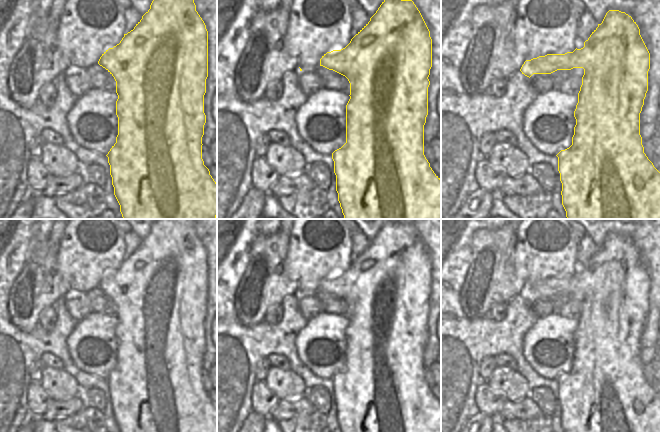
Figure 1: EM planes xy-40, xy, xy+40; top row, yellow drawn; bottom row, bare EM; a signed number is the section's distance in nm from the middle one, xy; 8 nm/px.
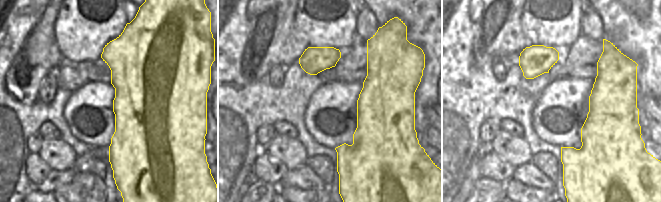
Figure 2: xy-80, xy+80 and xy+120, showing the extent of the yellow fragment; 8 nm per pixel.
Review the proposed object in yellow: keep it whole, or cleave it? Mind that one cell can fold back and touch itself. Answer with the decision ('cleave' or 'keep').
keep

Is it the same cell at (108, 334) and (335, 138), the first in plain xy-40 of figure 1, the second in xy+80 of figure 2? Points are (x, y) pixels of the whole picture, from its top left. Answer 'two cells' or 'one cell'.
one cell

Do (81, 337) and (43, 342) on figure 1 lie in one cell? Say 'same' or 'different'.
different

